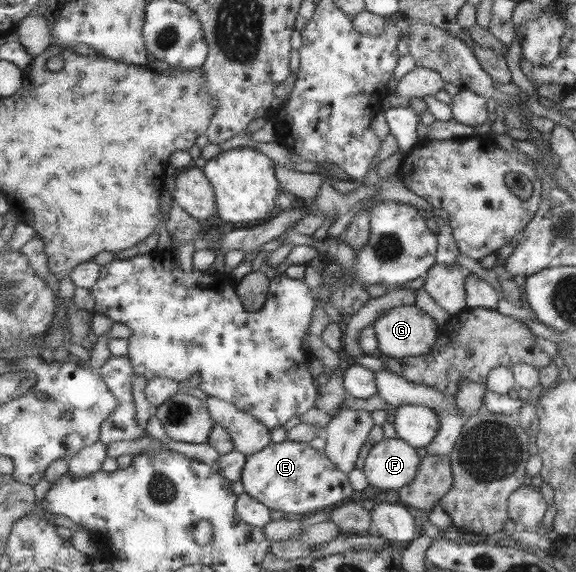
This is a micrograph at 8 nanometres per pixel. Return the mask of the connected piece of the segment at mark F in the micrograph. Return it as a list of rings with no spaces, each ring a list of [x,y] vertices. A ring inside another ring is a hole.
[[[399,437],[385,438],[374,445],[363,470],[371,486],[398,491],[415,481],[421,464],[415,446]]]

